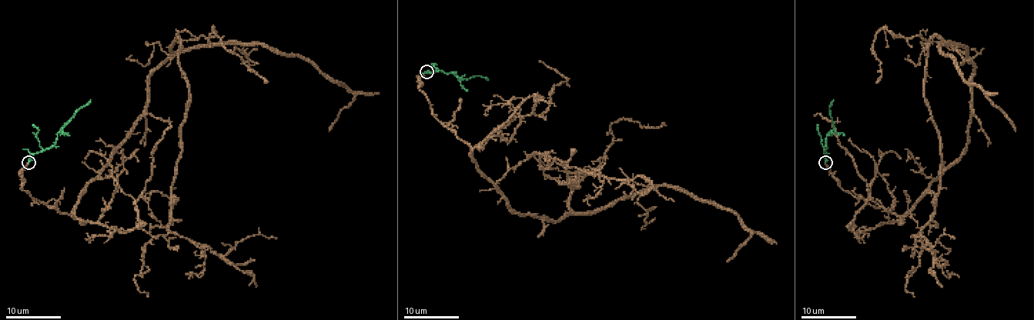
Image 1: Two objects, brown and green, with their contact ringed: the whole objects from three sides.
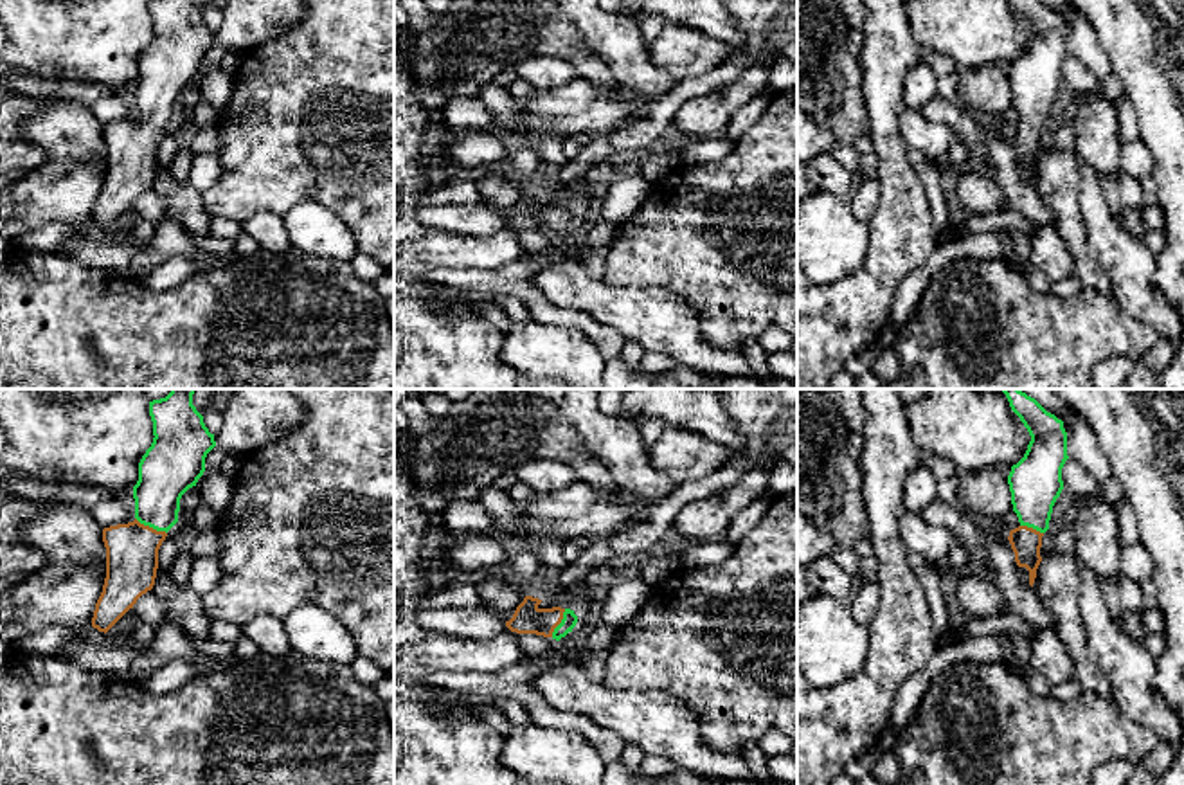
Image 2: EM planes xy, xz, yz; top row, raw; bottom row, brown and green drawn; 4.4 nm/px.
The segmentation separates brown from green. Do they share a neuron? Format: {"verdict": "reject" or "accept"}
{"verdict": "accept"}

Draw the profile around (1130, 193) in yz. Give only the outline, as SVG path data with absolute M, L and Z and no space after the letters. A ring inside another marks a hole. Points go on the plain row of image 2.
M1126 173L1119 175L1119 200L1123 207L1141 209L1143 189L1141 182Z

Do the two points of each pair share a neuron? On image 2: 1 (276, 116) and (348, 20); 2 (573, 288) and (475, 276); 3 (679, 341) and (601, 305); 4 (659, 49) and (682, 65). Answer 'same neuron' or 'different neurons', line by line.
1: same neuron
2: different neurons
3: same neuron
4: same neuron

